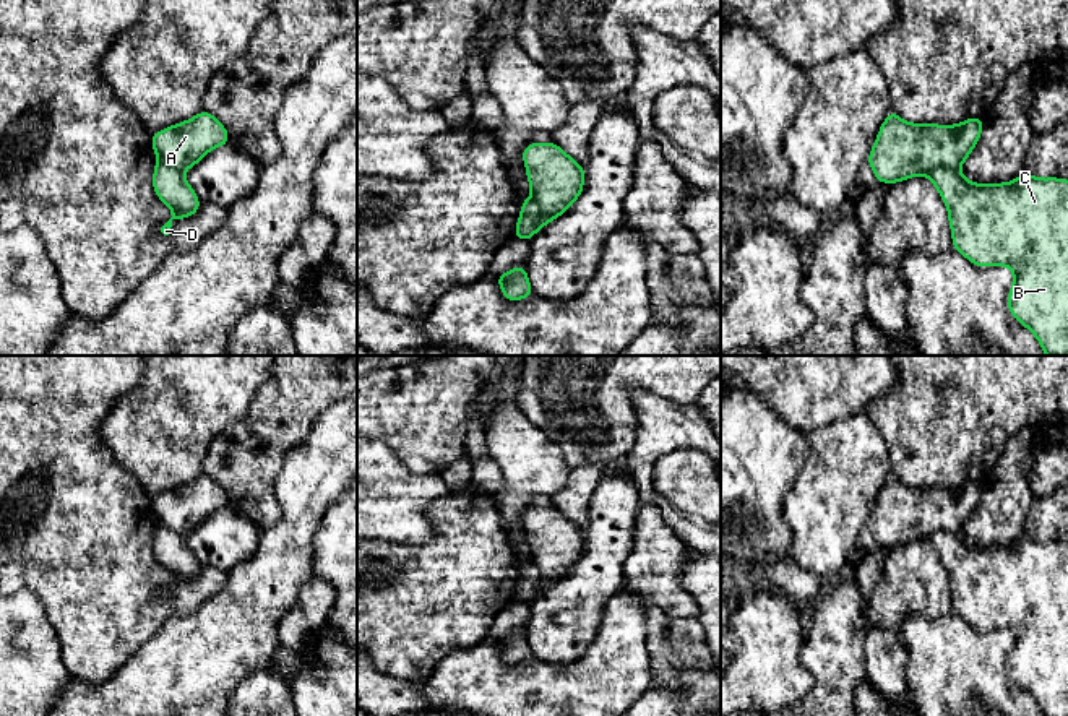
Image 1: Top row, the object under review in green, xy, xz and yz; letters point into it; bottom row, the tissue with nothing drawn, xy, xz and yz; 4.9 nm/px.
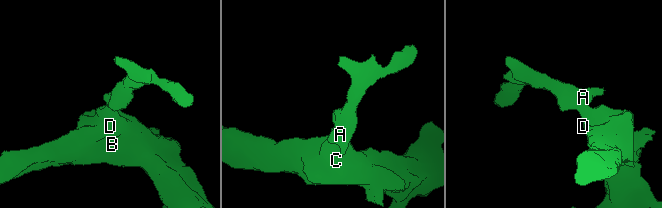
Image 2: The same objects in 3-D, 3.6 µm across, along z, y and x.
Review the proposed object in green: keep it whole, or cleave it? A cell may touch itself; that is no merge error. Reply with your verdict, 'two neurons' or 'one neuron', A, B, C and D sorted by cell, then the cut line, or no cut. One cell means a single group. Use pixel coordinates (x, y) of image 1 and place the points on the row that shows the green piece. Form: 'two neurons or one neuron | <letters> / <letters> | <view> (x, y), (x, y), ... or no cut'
two neurons | A / B C D | yz (958, 168), (937, 166), (927, 176)

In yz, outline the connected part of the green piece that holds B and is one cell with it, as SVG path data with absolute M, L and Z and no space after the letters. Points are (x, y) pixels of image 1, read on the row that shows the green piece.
M933 167L933 182L948 208L953 250L975 266L1010 266L1013 287L1006 297L1010 313L1039 341L1047 356L1068 356L1068 180L1039 179L1027 172L1005 183L972 183L959 169Z

